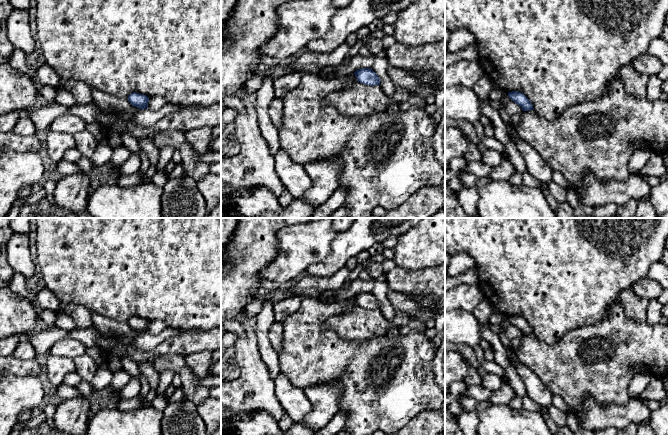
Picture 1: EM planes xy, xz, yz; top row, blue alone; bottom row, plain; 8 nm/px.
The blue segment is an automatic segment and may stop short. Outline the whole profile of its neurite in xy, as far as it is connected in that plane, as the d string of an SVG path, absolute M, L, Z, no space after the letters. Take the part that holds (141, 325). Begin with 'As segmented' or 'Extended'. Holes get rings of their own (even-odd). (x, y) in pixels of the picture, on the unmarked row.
As segmented. M133 316L128 320L127 323L132 330L135 330L139 333L144 334L148 332L149 321L147 321L146 319Z

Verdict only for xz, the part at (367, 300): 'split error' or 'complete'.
complete

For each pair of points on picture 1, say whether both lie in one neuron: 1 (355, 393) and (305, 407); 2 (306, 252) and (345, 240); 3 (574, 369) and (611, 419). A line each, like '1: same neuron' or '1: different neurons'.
1: different neurons
2: different neurons
3: different neurons

